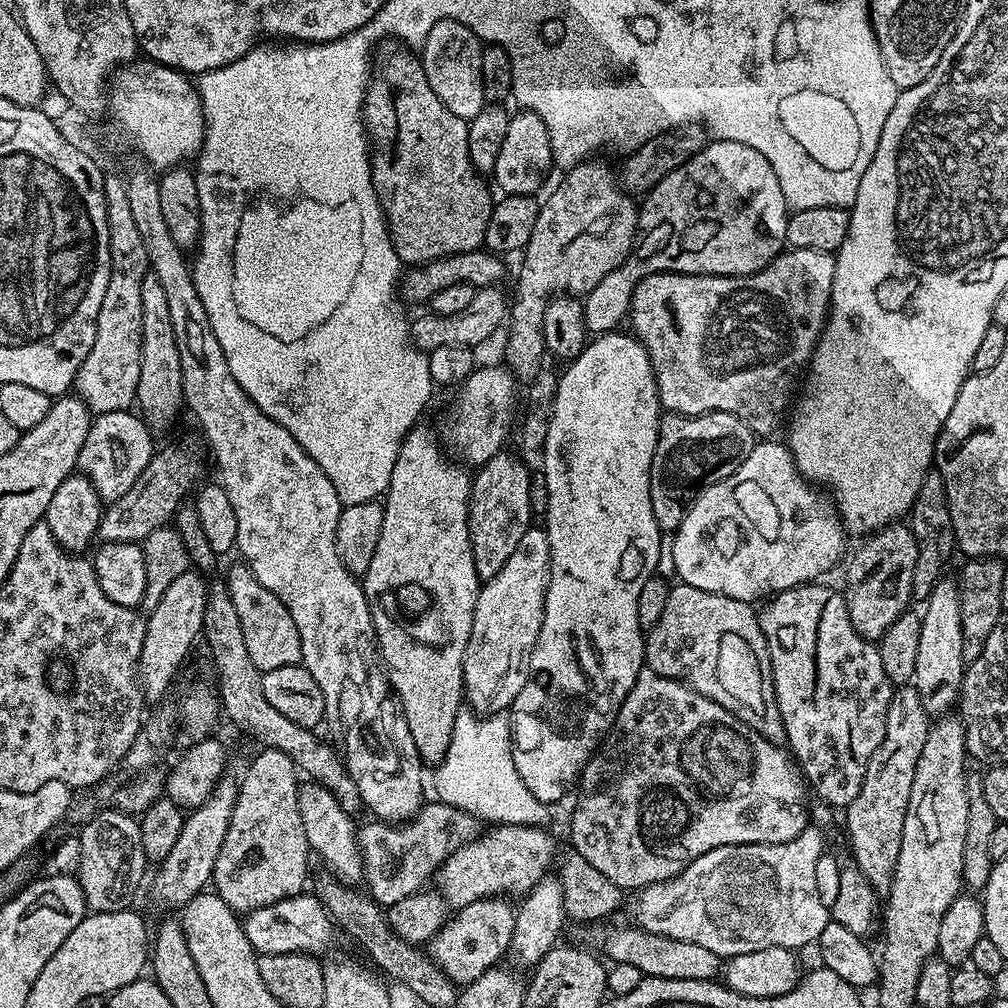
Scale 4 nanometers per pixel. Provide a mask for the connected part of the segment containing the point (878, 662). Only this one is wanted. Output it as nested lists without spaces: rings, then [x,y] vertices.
[[[824,582],[799,584],[797,588],[778,592],[764,606],[764,609],[762,607],[759,609],[758,615],[760,617],[760,625],[762,626],[762,634],[766,638],[766,646],[768,647],[768,657],[772,667],[772,679],[770,682],[776,691],[776,705],[782,714],[782,722],[786,730],[787,747],[790,749],[791,755],[794,757],[795,763],[798,765],[799,771],[806,781],[807,787],[811,789],[814,796],[814,791],[816,791],[815,799],[832,805],[833,809],[836,810],[847,809],[848,804],[854,802],[854,798],[858,798],[858,790],[862,790],[862,778],[866,778],[866,766],[870,762],[874,750],[878,750],[878,746],[886,734],[886,714],[890,706],[894,685],[886,678],[886,670],[882,670],[882,658],[880,657],[879,647],[873,641],[861,638],[858,630],[854,630],[854,626],[850,622],[850,614],[846,614],[846,602],[844,601],[843,591],[836,589],[835,592],[834,589],[827,588]]]

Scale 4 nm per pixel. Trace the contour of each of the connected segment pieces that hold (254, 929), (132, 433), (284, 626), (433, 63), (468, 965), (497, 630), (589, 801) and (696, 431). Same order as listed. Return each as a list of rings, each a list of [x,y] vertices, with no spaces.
[[[315,894],[291,896],[282,902],[262,906],[247,913],[242,923],[250,946],[262,956],[305,952],[307,956],[320,958],[328,954],[323,952],[328,952],[335,946],[336,936],[338,937],[338,929],[332,923],[332,917]]]
[[[101,412],[93,419],[90,434],[86,434],[86,442],[82,442],[79,471],[94,486],[101,501],[111,502],[122,498],[134,482],[146,470],[152,460],[153,433],[139,415],[127,412]]]
[[[237,562],[226,575],[228,593],[234,602],[234,610],[238,610],[238,622],[242,622],[242,638],[246,638],[246,651],[254,666],[258,666],[261,674],[270,670],[278,670],[278,666],[294,666],[302,661],[302,642],[298,638],[298,626],[294,626],[294,618],[290,618],[290,610],[282,606],[282,602],[254,574],[247,564]]]
[[[440,20],[426,34],[422,45],[422,63],[426,82],[434,94],[450,110],[463,120],[473,120],[486,107],[482,94],[482,54],[485,45],[466,25],[457,20]]]
[[[487,896],[485,900],[470,902],[465,908],[455,909],[454,915],[434,934],[434,938],[428,941],[426,951],[433,962],[458,986],[474,982],[474,978],[482,978],[486,970],[497,967],[501,963],[500,956],[509,955],[508,947],[514,934],[514,922],[516,921],[516,908],[507,899],[498,896]]]
[[[533,526],[526,530],[526,534],[522,534],[522,539],[519,540],[514,554],[510,554],[510,558],[506,558],[506,566],[502,566],[502,570],[498,570],[498,574],[494,574],[494,578],[481,583],[478,602],[474,606],[470,642],[466,642],[464,651],[464,700],[471,711],[482,716],[503,713],[505,710],[511,709],[514,698],[518,698],[522,686],[526,686],[528,660],[532,657],[532,648],[542,630],[549,570],[548,533],[543,527]]]
[[[647,666],[640,669],[630,694],[626,694],[616,720],[612,723],[612,731],[604,737],[592,759],[584,765],[584,771],[578,777],[579,788],[576,809],[572,812],[572,844],[576,847],[573,848],[575,855],[586,858],[586,862],[590,862],[594,870],[606,874],[606,878],[610,878],[610,882],[614,882],[621,890],[628,890],[628,888],[639,890],[651,884],[673,880],[679,872],[686,870],[686,866],[690,866],[690,862],[694,862],[694,858],[702,858],[702,854],[718,846],[790,842],[798,838],[798,834],[802,834],[802,830],[810,824],[810,796],[806,791],[805,781],[793,757],[783,747],[762,738],[762,734],[746,726],[746,722],[742,722],[737,716],[718,706],[718,702],[710,702],[710,698],[698,694],[687,684],[660,676]]]
[[[707,412],[701,416],[661,415],[660,433],[650,470],[650,506],[654,510],[654,522],[658,522],[661,533],[675,533],[692,503],[710,486],[730,478],[730,474],[734,474],[734,470],[738,470],[738,466],[750,458],[750,450],[757,442],[754,433],[737,416],[725,412]]]

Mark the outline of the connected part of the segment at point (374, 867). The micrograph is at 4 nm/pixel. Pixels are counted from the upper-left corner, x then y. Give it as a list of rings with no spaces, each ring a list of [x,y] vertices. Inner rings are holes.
[[[439,802],[425,803],[411,820],[403,824],[371,823],[359,825],[356,841],[363,858],[367,893],[383,908],[421,891],[448,856],[477,839],[482,832],[481,821],[476,817]]]

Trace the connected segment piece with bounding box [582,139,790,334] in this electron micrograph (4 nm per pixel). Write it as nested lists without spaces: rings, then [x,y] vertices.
[[[713,139],[711,142],[705,143],[701,152],[694,154],[694,158],[690,158],[682,166],[678,166],[678,170],[666,174],[666,178],[662,178],[662,182],[658,182],[658,186],[651,188],[643,197],[643,200],[639,205],[636,217],[634,258],[625,260],[619,268],[614,269],[610,274],[606,274],[606,278],[602,278],[602,282],[598,282],[598,286],[594,286],[594,290],[590,290],[587,296],[583,297],[584,324],[588,327],[589,333],[607,334],[617,331],[621,327],[620,319],[623,316],[625,319],[629,315],[632,295],[643,276],[658,274],[659,272],[681,272],[687,276],[749,276],[765,268],[775,256],[785,251],[788,244],[786,226],[788,225],[790,209],[786,198],[782,194],[782,186],[778,186],[778,174],[774,174],[774,166],[770,162],[766,162],[766,158],[762,158],[762,154],[758,154],[758,150],[754,150],[754,146],[742,146],[742,142]]]

